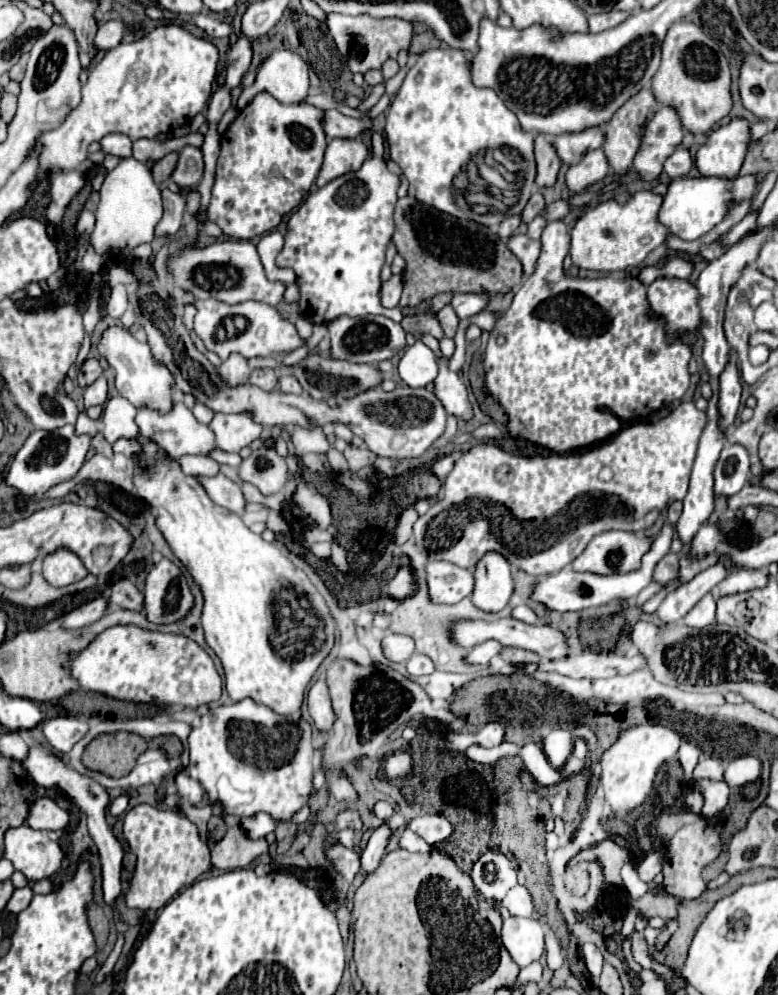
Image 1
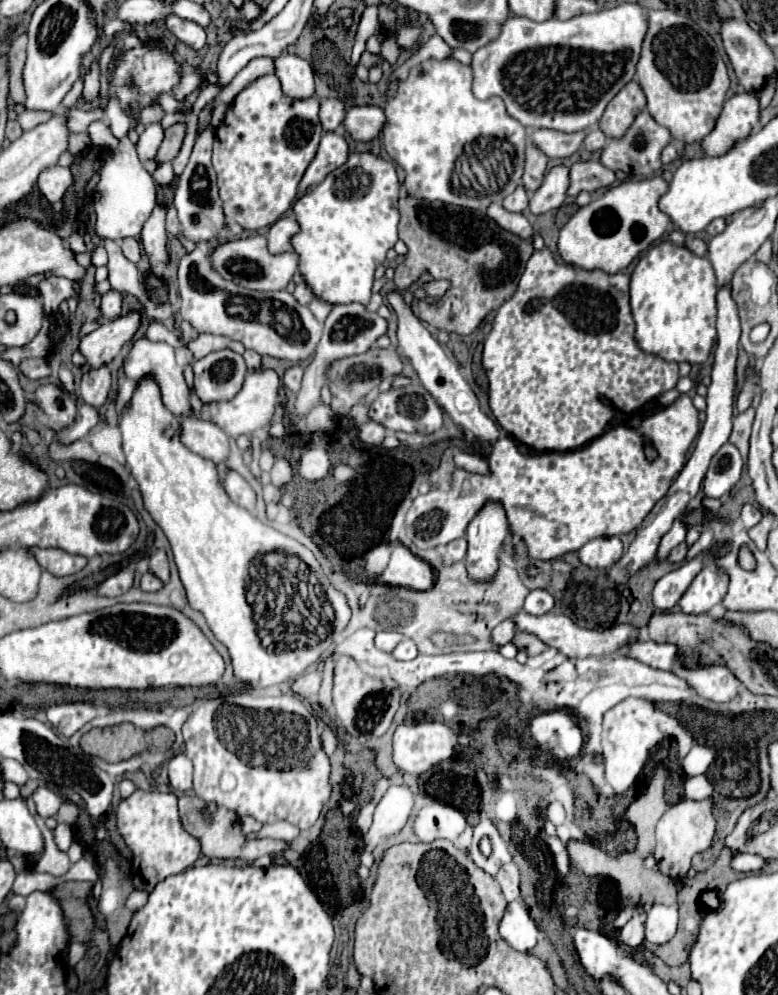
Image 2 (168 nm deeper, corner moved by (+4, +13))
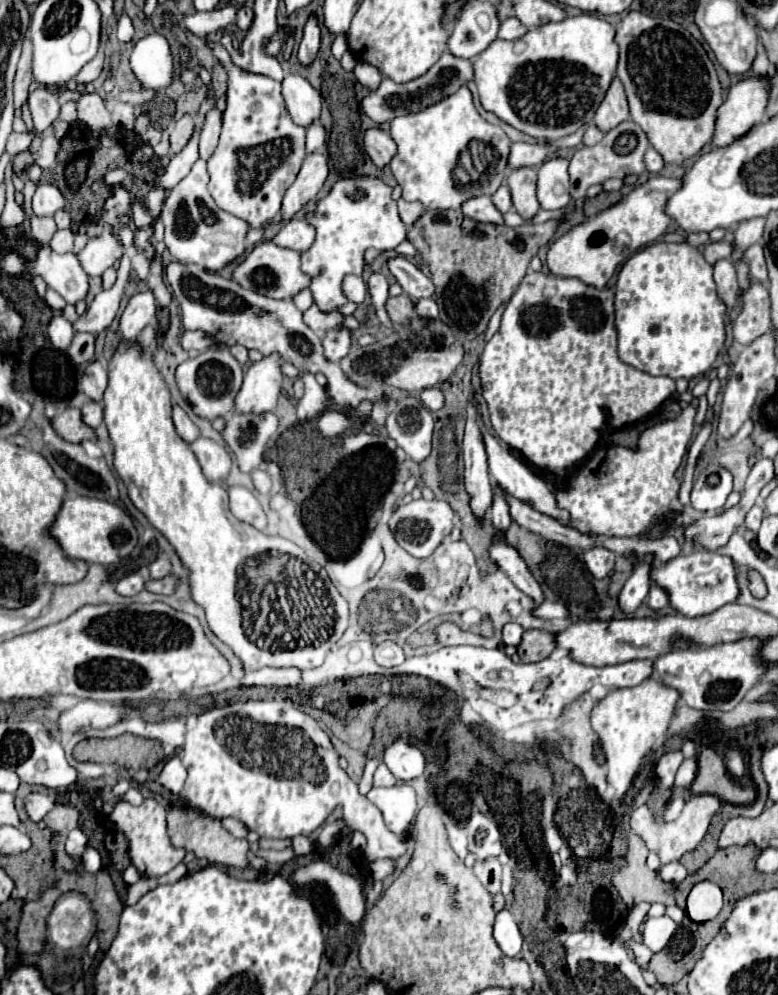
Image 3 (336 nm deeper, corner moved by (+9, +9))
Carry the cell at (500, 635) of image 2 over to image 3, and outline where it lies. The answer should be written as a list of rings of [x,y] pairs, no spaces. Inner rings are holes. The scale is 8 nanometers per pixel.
[[[505,624],[503,642],[509,644],[509,646],[519,646],[519,642],[523,638],[523,632],[525,632],[525,628],[519,626],[519,624]]]

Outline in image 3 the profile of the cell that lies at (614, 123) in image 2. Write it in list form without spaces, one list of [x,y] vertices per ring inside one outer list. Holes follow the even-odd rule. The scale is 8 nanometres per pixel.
[[[617,76],[613,78],[601,106],[595,112],[595,126],[601,128],[603,132],[609,132],[611,128],[615,128],[617,124],[629,120],[629,102],[625,100],[625,90],[621,80],[617,80]]]

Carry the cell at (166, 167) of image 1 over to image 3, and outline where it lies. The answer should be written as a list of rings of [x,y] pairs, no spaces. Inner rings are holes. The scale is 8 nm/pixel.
[[[185,114],[181,120],[177,120],[177,124],[171,132],[171,138],[169,138],[171,152],[173,154],[181,152],[185,148],[185,144],[189,142],[189,138],[193,136],[193,132],[195,132],[195,120],[193,120],[191,114]]]

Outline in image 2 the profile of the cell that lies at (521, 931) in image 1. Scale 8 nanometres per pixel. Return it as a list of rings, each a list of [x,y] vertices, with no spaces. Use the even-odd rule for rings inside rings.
[[[522,900],[508,904],[506,914],[500,922],[500,936],[518,952],[528,952],[536,946],[538,926],[530,918]]]

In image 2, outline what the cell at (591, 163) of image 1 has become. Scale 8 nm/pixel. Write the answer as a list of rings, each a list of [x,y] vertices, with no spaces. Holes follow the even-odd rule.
[[[600,130],[588,132],[588,136],[586,136],[586,140],[584,140],[584,148],[586,148],[588,152],[598,152],[598,150],[602,150],[604,146],[606,146],[606,136],[604,136]]]

